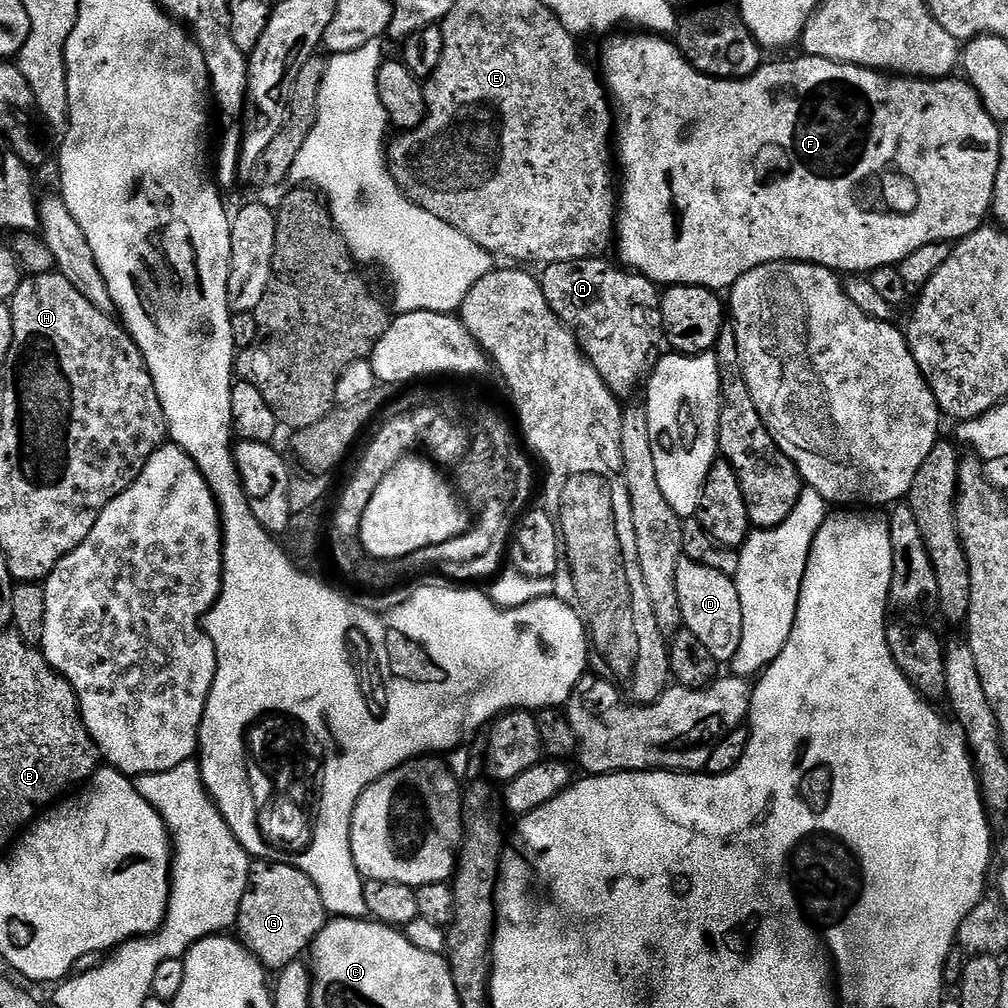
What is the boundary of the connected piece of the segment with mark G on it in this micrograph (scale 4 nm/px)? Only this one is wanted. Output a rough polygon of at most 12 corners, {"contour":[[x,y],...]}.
{"contour":[[256,862],[234,925],[269,973],[323,930],[318,886]]}

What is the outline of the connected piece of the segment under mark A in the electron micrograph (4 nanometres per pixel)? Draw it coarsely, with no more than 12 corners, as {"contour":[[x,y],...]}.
{"contour":[[608,258],[550,264],[550,310],[617,398],[664,335],[662,292]]}

